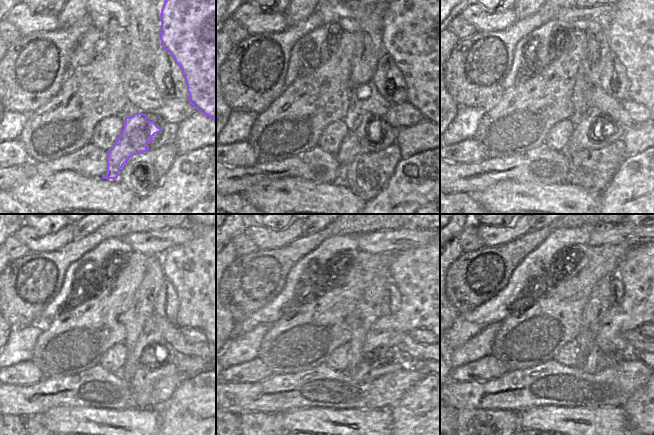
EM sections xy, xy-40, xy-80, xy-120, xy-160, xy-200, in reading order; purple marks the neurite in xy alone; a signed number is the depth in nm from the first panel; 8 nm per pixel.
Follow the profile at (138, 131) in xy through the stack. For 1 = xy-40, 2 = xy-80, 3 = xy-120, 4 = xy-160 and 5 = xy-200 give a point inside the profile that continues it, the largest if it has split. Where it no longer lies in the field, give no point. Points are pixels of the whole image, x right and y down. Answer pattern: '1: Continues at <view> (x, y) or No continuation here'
1: Continues at xy-40 (362, 130)
2: Continues at xy-80 (587, 127)
3: Continues at xy-120 (150, 341)
4: Continues at xy-160 (419, 273)
5: Continues at xy-200 (643, 272)

